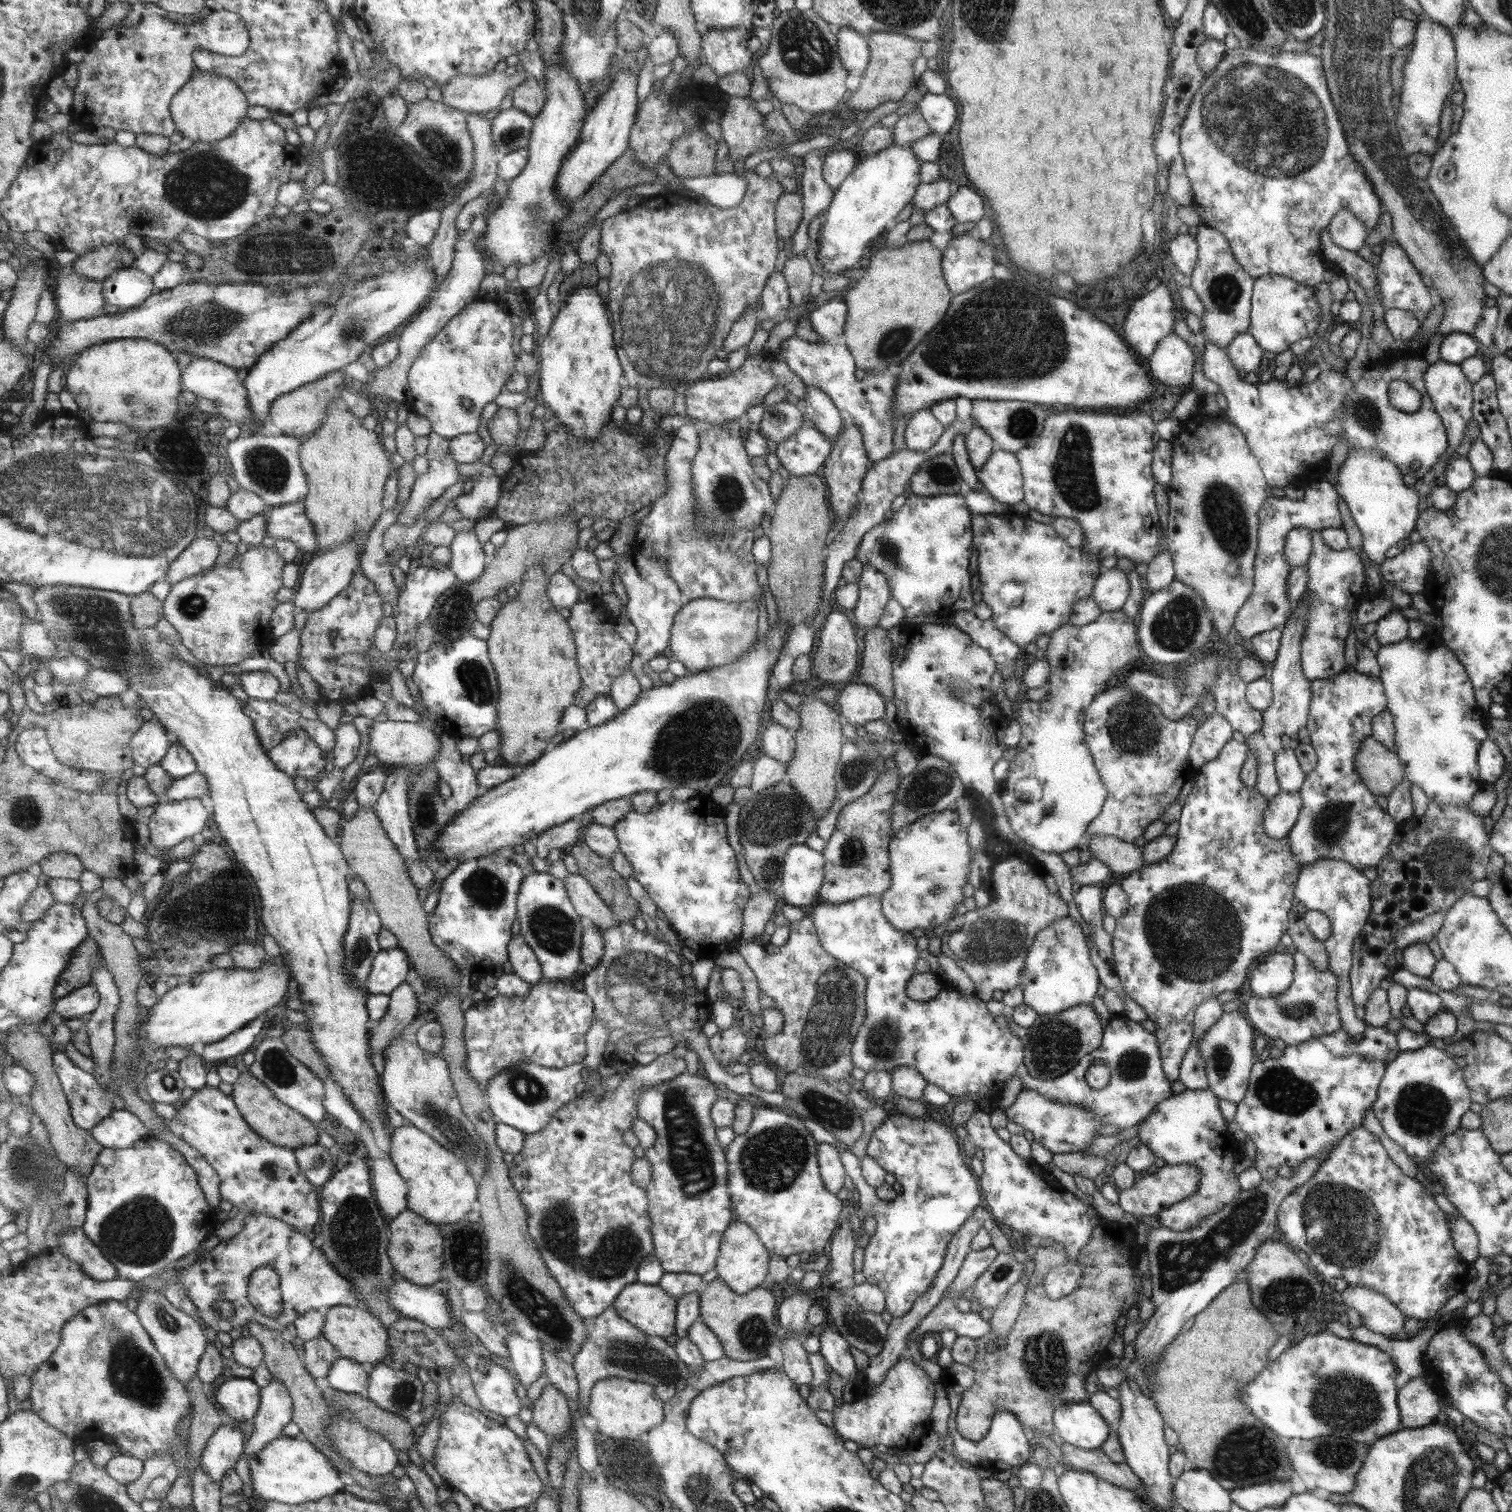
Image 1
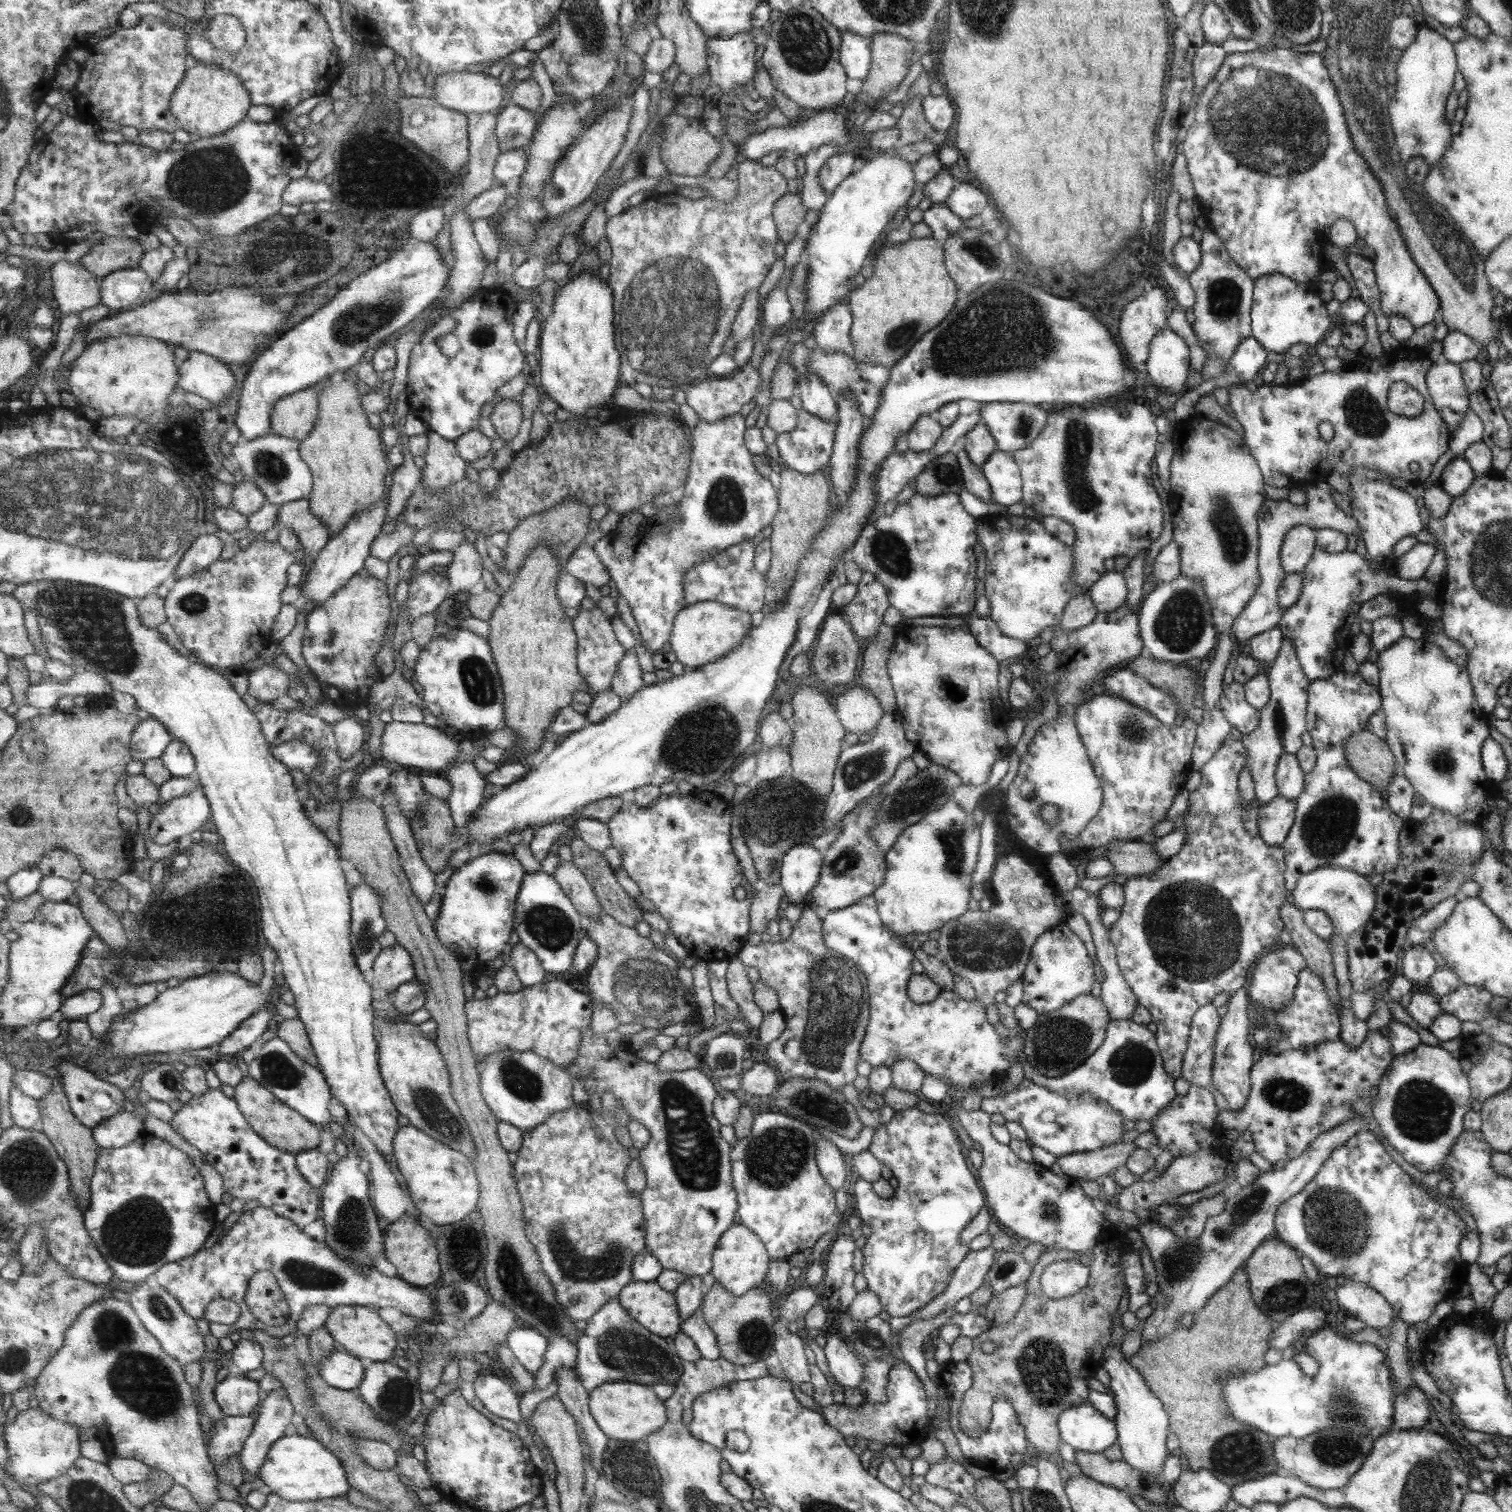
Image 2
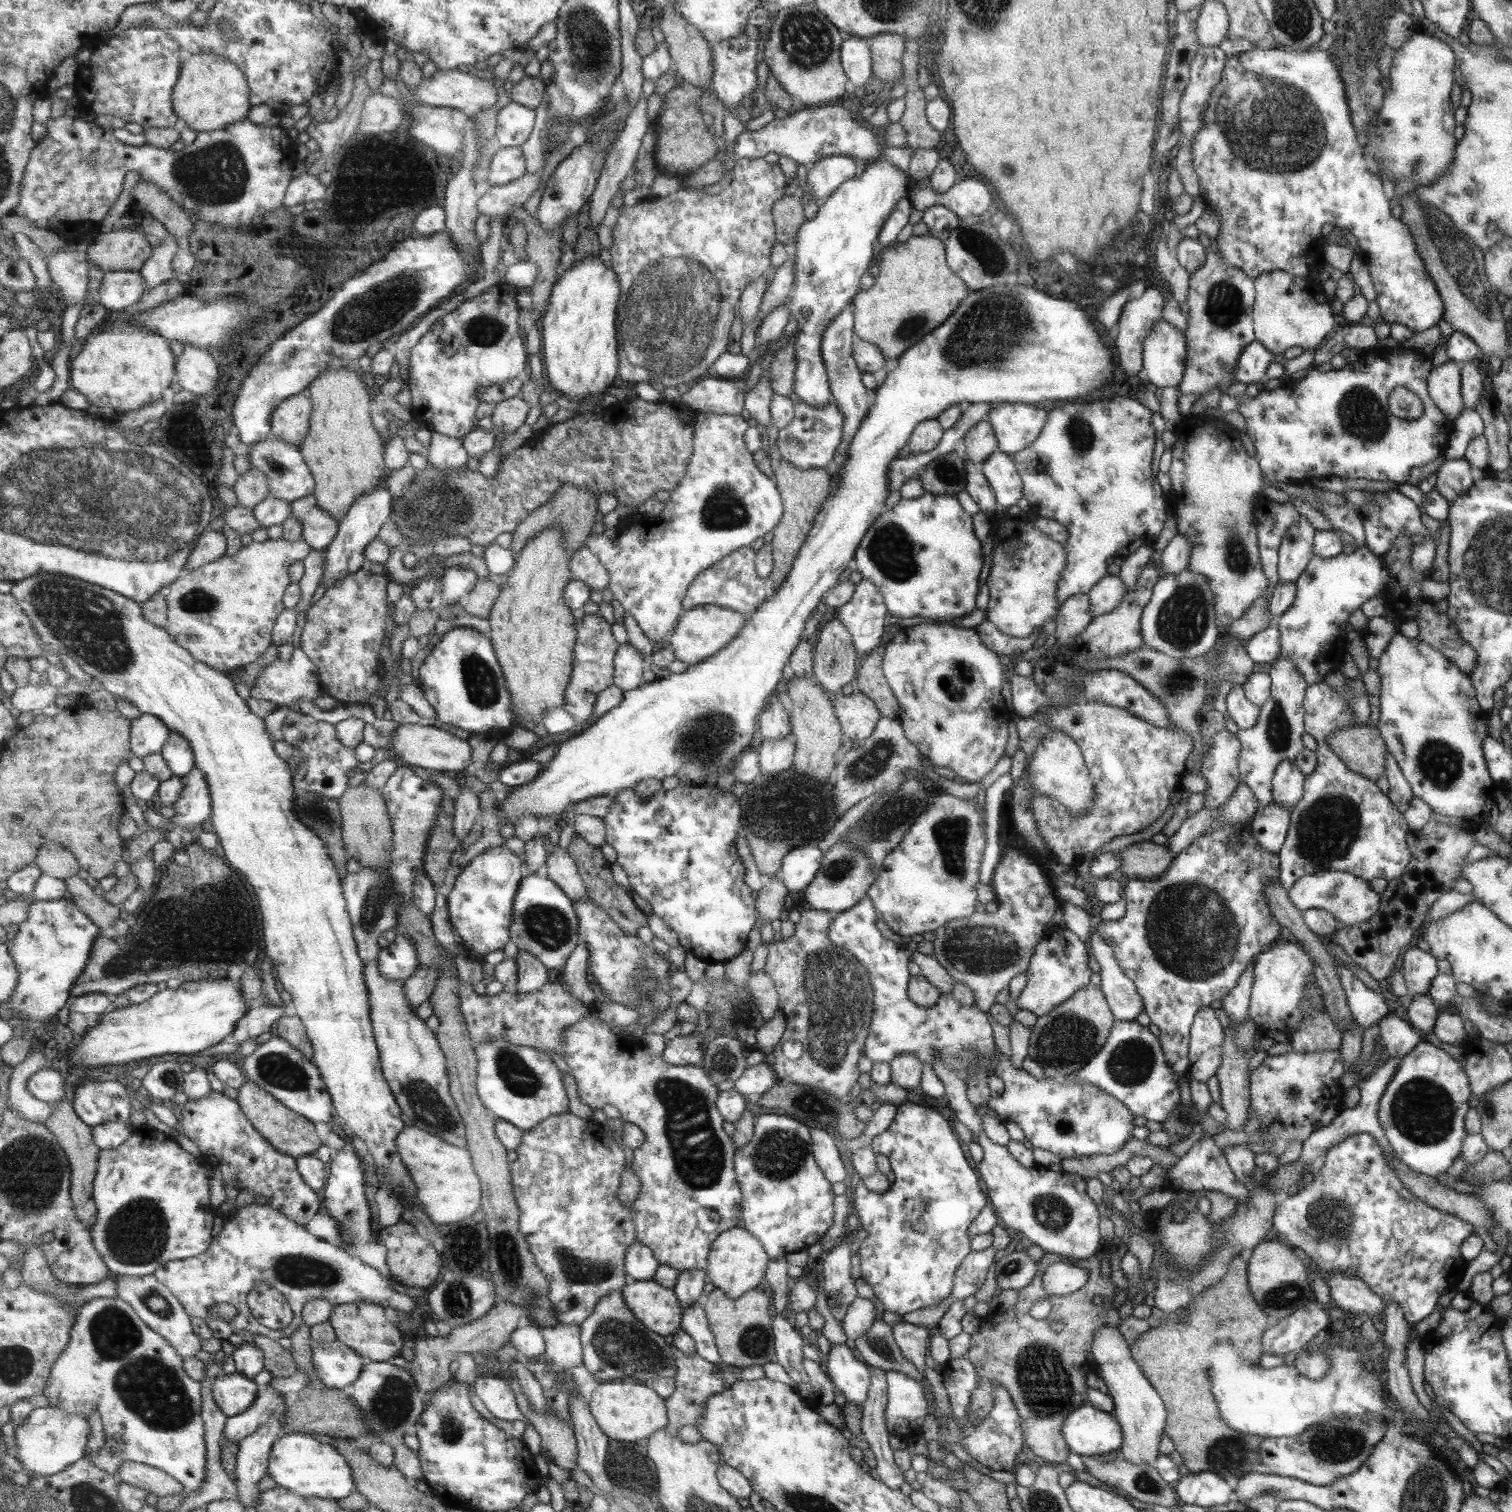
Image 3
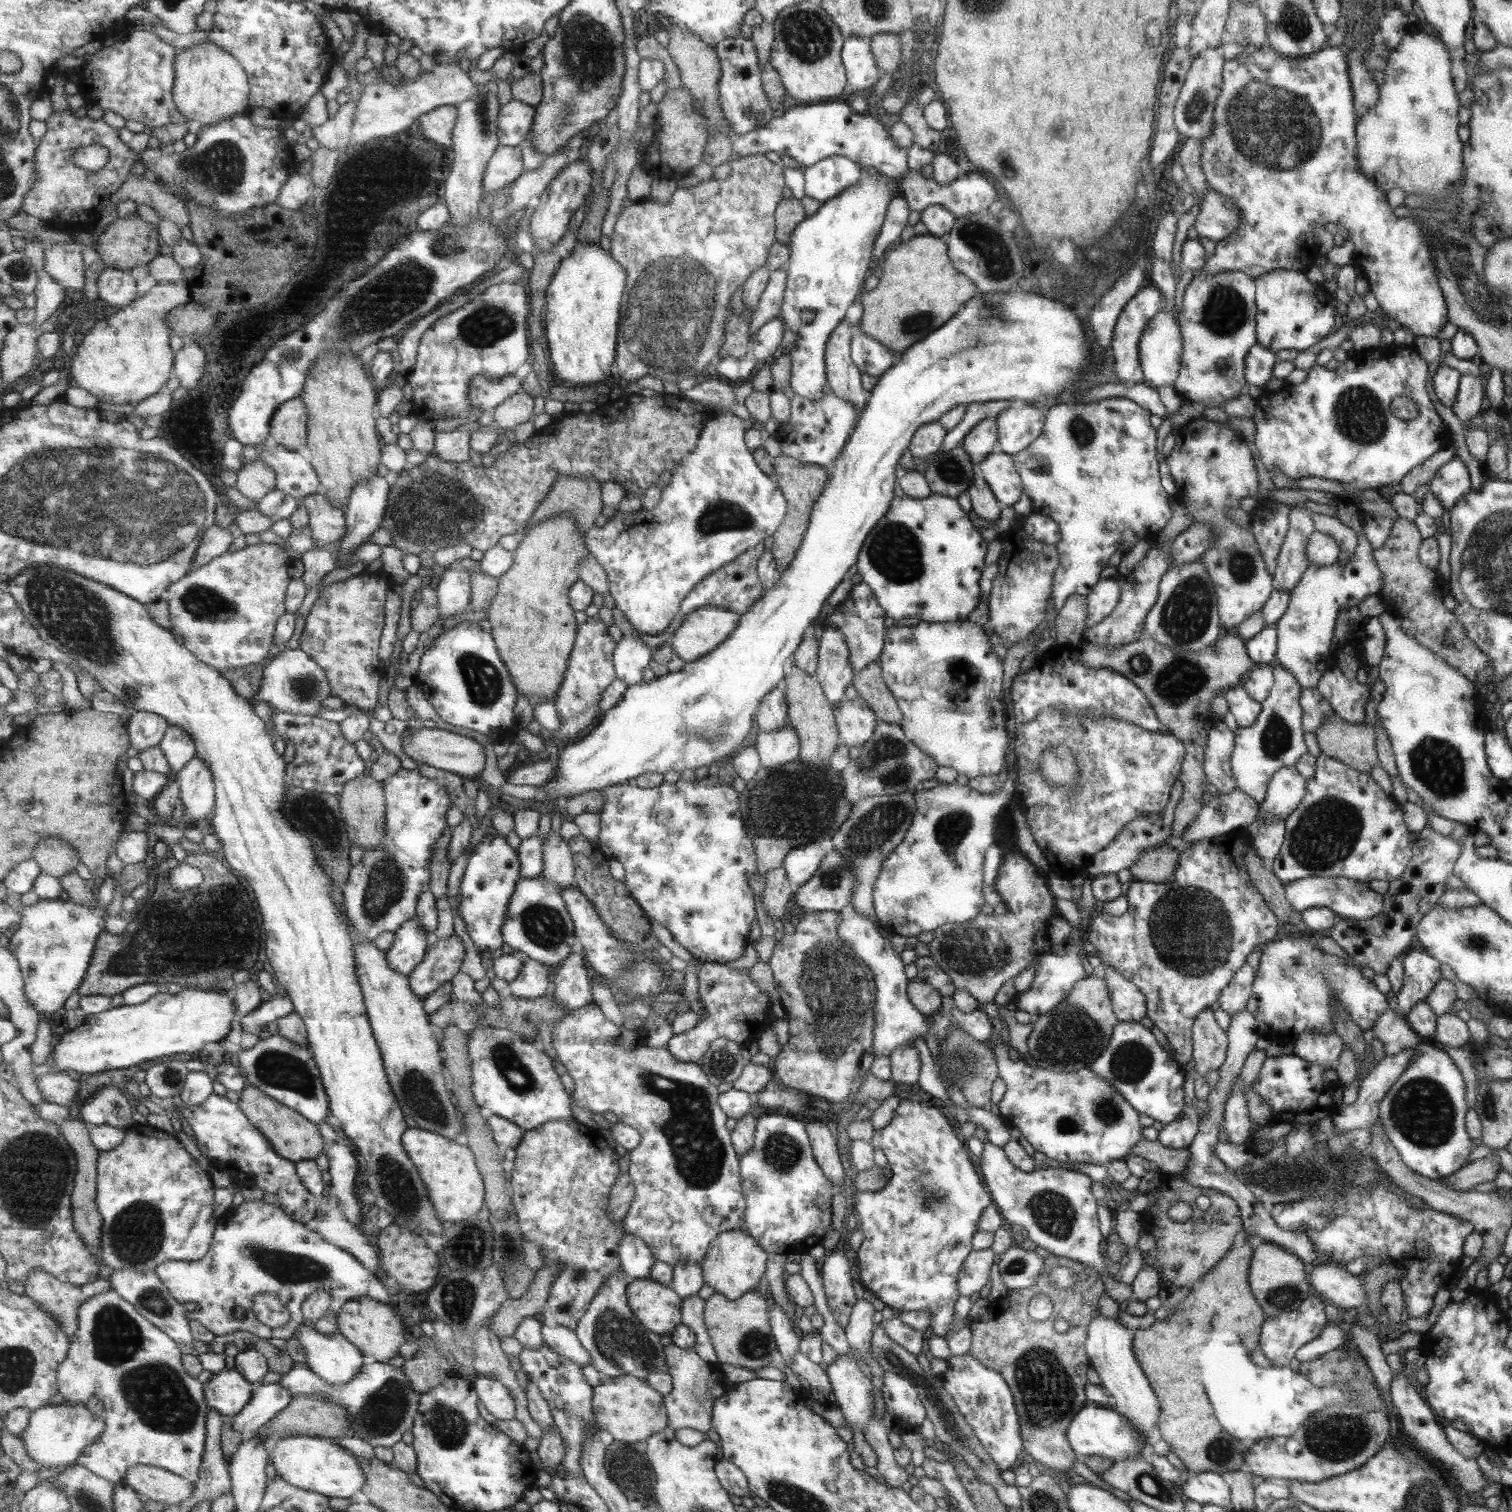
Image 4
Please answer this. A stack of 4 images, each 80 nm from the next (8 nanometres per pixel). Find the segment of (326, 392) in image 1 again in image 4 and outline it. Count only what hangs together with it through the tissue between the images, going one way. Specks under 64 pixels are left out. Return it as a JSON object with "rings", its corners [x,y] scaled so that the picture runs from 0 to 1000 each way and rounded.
{"rings":[[[199,263],[187,267],[180,279],[179,292],[192,298],[202,299],[204,296],[204,272]]]}

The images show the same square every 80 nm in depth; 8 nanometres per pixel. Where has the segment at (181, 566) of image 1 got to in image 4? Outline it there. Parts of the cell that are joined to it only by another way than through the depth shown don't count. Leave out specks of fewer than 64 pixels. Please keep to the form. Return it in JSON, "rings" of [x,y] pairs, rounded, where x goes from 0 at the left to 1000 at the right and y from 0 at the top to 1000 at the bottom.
{"rings":[[[141,347],[134,354],[134,358],[132,360],[127,378],[132,376],[133,374],[139,373],[142,369],[149,367],[151,364],[154,353],[151,349]]]}

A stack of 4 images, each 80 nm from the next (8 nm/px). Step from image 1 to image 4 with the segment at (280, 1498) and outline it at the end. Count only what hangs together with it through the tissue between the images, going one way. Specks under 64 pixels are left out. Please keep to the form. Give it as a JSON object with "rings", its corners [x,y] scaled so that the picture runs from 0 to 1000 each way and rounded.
{"rings":[[[192,950],[190,952],[183,954],[180,962],[180,969],[184,976],[187,976],[191,981],[194,981],[200,985],[206,985],[218,991],[232,991],[235,987],[237,987],[241,983],[243,978],[237,966],[231,962],[227,956],[220,955],[218,952],[207,950]]]}

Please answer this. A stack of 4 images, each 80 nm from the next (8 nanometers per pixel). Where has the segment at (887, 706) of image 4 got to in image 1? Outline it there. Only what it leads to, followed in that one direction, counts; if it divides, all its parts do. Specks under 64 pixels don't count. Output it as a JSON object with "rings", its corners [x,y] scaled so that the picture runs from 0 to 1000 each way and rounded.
{"rings":[[[580,414],[571,418],[569,438],[565,450],[576,453],[585,464],[589,464],[591,460],[591,435],[587,419],[587,416]]]}

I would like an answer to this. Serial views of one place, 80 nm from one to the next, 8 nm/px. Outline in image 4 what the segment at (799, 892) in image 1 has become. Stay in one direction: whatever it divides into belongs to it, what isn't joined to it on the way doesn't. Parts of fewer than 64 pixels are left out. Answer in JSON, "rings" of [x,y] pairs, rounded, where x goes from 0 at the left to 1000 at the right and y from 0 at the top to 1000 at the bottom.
{"rings":[[[536,558],[524,562],[517,569],[517,573],[519,574],[521,582],[522,586],[526,589],[526,586],[532,585],[538,577],[543,573],[544,567],[546,565],[543,560],[545,558]]]}

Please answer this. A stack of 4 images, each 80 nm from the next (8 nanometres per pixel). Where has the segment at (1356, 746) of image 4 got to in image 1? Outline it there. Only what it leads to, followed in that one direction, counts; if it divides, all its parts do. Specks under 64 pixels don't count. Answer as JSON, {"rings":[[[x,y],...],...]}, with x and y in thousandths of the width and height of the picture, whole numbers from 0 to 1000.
{"rings":[[[907,487],[901,489],[899,497],[897,499],[896,508],[901,518],[909,527],[915,526],[917,528],[930,515],[929,506],[924,498]]]}

